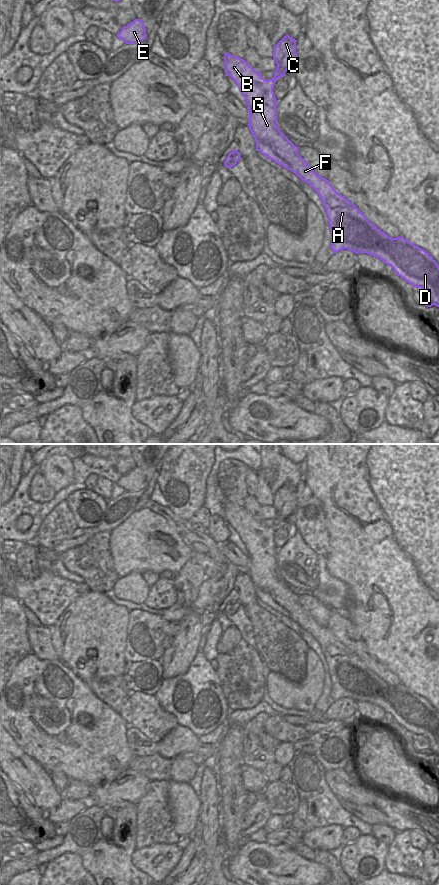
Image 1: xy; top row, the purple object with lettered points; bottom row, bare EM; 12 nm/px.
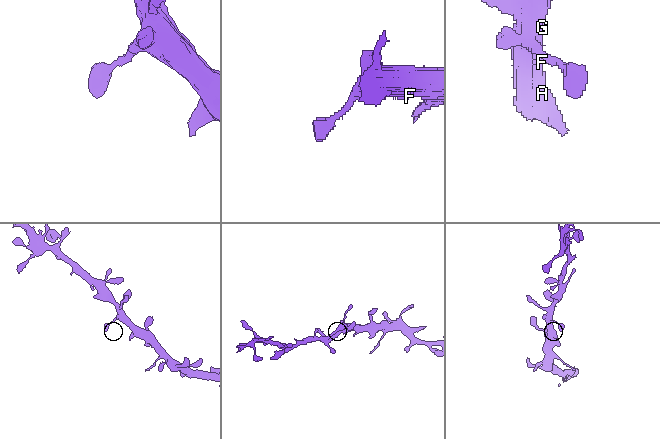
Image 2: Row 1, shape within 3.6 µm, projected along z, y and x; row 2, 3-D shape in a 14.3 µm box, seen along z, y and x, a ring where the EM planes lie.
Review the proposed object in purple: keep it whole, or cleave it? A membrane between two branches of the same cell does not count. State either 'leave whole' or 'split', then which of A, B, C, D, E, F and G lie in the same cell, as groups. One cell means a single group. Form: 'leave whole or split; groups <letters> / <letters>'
leave whole; groups A B C D E F G

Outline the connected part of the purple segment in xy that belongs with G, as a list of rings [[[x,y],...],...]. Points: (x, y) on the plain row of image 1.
[[[289,483],[284,484],[275,494],[273,506],[277,512],[274,525],[265,528],[259,519],[255,519],[244,507],[229,501],[224,503],[225,521],[238,533],[243,542],[249,559],[249,577],[256,589],[256,599],[275,611],[295,621],[302,629],[308,631],[319,643],[329,667],[333,701],[348,697],[354,701],[367,701],[379,706],[391,714],[398,724],[409,732],[422,736],[422,742],[428,745],[421,751],[427,755],[439,755],[439,713],[424,697],[414,693],[403,684],[392,686],[378,677],[365,663],[348,647],[339,642],[329,629],[317,623],[307,610],[298,602],[299,595],[295,594],[277,574],[276,548],[273,540],[276,529],[285,524],[285,520],[297,509],[296,490]]]

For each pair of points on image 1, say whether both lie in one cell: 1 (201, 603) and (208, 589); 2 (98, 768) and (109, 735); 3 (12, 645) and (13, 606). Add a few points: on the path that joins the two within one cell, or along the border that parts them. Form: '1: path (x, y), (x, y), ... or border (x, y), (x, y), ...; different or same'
1: path (203, 600), (206, 592); same
2: path (98, 760), (98, 746), (101, 743); same
3: path (13, 635), (13, 623), (20, 616); same

